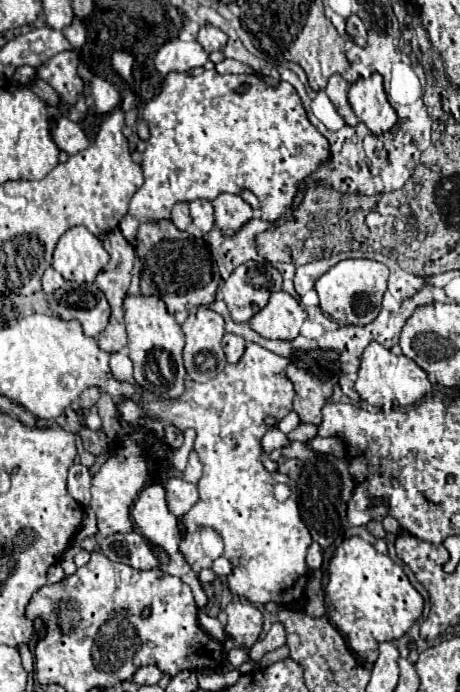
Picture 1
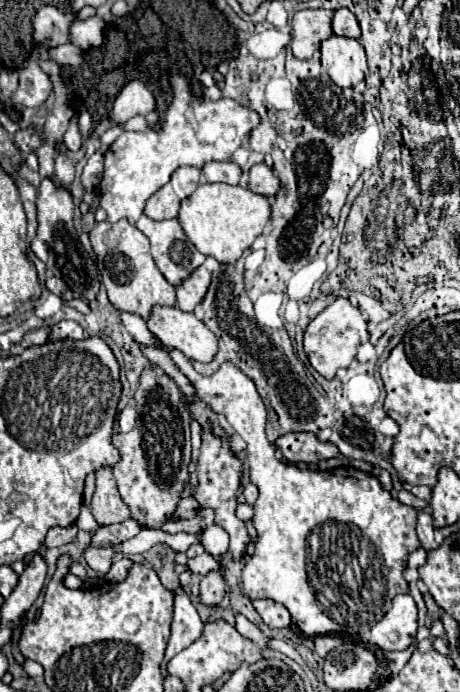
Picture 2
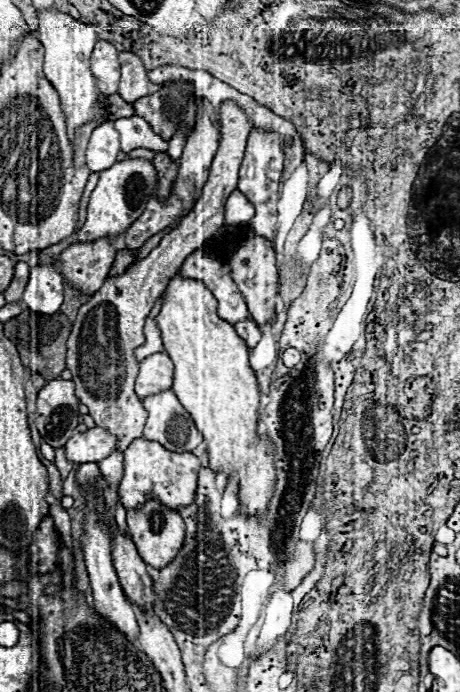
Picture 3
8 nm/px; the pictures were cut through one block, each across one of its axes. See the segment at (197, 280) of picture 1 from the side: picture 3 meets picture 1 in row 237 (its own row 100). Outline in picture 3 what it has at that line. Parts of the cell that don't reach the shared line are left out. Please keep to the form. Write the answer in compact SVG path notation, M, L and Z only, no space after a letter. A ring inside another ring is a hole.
M166 82L158 92L138 98L134 110L136 116L142 116L158 136L170 140L180 120L186 122L186 130L192 130L198 110L192 96L194 92L188 84Z

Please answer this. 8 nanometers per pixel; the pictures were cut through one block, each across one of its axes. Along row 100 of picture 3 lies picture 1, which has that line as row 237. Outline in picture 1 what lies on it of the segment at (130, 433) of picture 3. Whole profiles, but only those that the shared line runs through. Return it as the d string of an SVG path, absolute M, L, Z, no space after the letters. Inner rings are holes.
M220 194L212 202L212 206L214 206L216 228L222 230L222 234L228 238L232 238L252 218L250 204L246 204L236 194Z

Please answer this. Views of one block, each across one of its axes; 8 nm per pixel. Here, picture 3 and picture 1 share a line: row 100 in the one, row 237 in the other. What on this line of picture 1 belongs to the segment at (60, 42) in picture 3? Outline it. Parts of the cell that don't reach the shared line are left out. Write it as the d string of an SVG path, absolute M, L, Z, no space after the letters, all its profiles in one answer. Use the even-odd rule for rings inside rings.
M74 226L58 240L52 268L58 270L64 280L94 282L96 274L108 264L108 260L110 256L100 238L84 226Z

